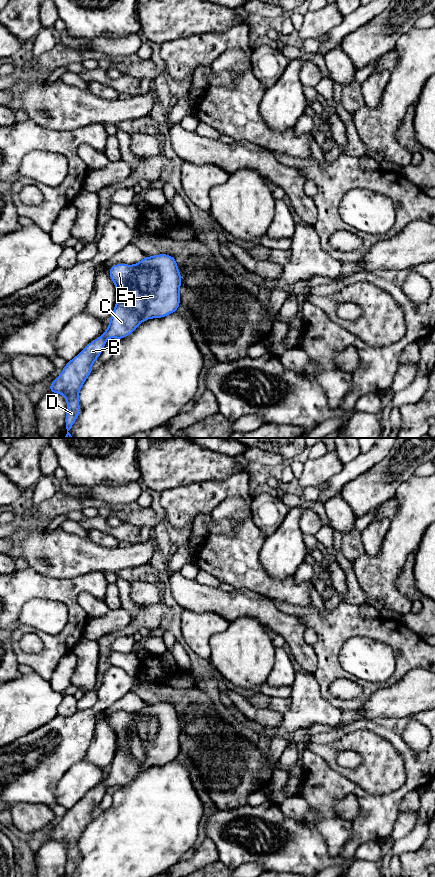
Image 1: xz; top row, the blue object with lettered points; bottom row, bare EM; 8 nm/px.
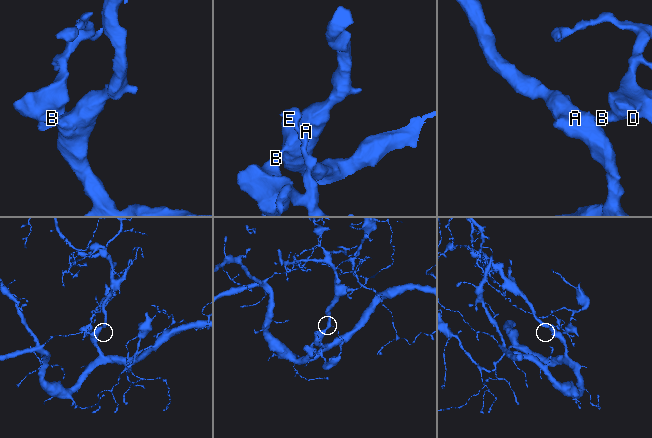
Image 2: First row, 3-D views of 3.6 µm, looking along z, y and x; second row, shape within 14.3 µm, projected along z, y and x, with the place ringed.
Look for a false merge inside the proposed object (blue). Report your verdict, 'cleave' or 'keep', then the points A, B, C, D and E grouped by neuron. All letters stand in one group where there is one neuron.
keep; groups A B C D E

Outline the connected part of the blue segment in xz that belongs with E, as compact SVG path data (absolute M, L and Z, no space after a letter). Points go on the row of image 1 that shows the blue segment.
M159 254L143 258L135 265L115 264L109 269L117 293L117 300L110 317L110 324L103 335L90 342L76 357L68 361L61 374L49 385L49 391L62 394L66 398L67 413L65 438L74 438L68 431L80 414L79 392L93 372L92 363L96 361L106 345L107 338L118 340L134 332L140 323L147 319L163 318L177 311L180 306L180 285L183 281L176 260L173 256Z

